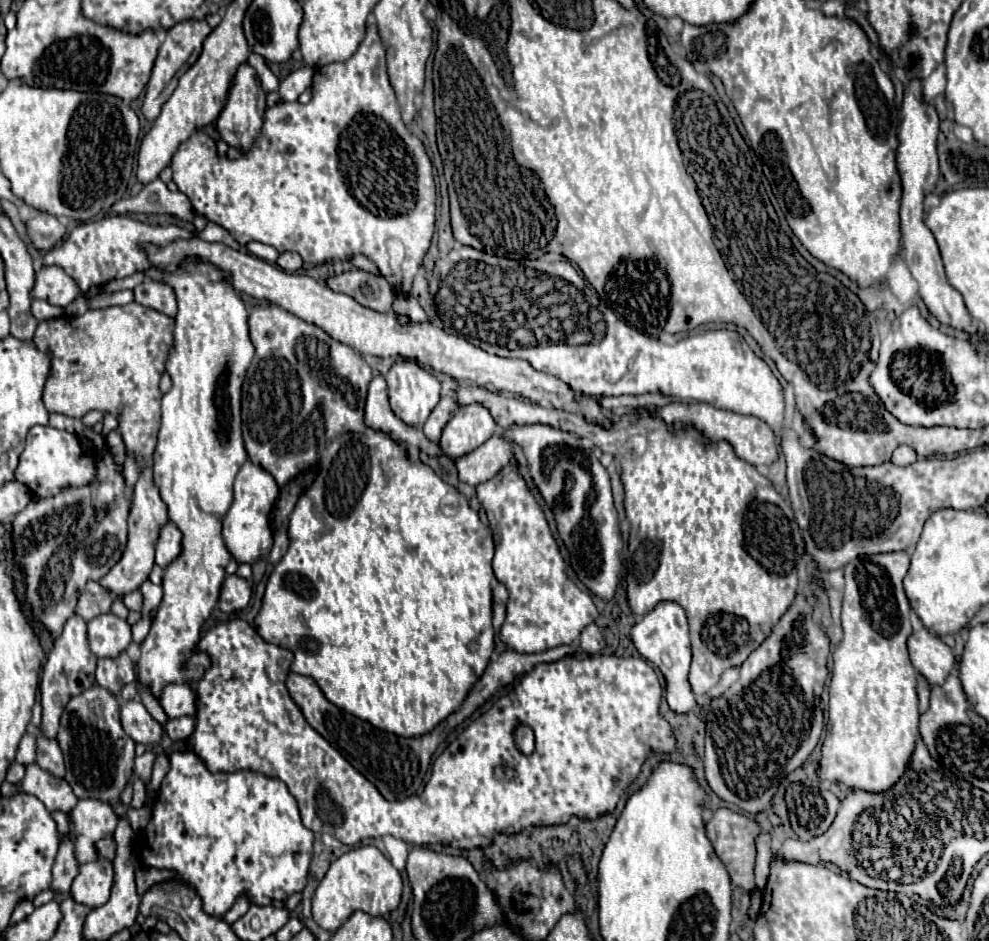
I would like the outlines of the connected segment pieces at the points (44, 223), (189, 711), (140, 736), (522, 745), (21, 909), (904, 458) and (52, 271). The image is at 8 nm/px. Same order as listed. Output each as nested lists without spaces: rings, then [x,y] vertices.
[[[39,213],[37,217],[29,219],[25,225],[29,239],[37,251],[53,249],[65,235],[65,225],[49,213]]]
[[[187,683],[165,685],[159,695],[159,703],[171,719],[181,715],[195,715],[195,691]]]
[[[129,699],[121,705],[121,725],[135,743],[155,745],[161,741],[161,725],[147,713],[139,699]]]
[[[519,727],[519,729],[515,731],[515,745],[517,745],[517,749],[519,749],[521,753],[529,755],[529,753],[533,751],[533,747],[535,747],[533,731],[531,731],[529,727]]]
[[[21,901],[19,905],[17,905],[17,909],[13,911],[13,917],[11,917],[11,923],[17,923],[17,921],[21,921],[21,919],[25,919],[29,913],[33,913],[33,903],[31,901]]]
[[[899,445],[891,457],[891,461],[895,465],[911,465],[917,461],[917,453],[915,449],[909,449],[909,445]]]
[[[43,265],[37,269],[31,299],[43,299],[55,307],[67,307],[79,295],[81,291],[77,289],[75,281],[61,267]]]

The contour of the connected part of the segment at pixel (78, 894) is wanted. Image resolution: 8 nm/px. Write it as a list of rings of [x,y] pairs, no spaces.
[[[99,857],[97,861],[83,863],[79,867],[79,875],[75,877],[71,887],[71,895],[77,903],[95,909],[97,905],[105,905],[105,901],[109,901],[111,889],[113,889],[113,863]]]

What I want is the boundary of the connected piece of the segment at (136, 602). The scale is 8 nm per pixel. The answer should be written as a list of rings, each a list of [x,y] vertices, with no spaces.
[[[141,591],[127,593],[127,595],[123,597],[123,603],[125,603],[125,607],[127,607],[129,611],[141,613],[141,609],[143,609],[143,595],[141,595]]]

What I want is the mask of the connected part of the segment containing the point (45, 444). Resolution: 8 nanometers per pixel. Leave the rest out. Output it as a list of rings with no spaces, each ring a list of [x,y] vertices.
[[[35,425],[33,429],[29,429],[25,451],[21,455],[19,467],[15,469],[15,479],[27,485],[33,497],[55,497],[67,487],[85,487],[93,481],[95,475],[95,459],[91,451],[83,445],[83,439],[79,435],[59,431],[49,425]]]

